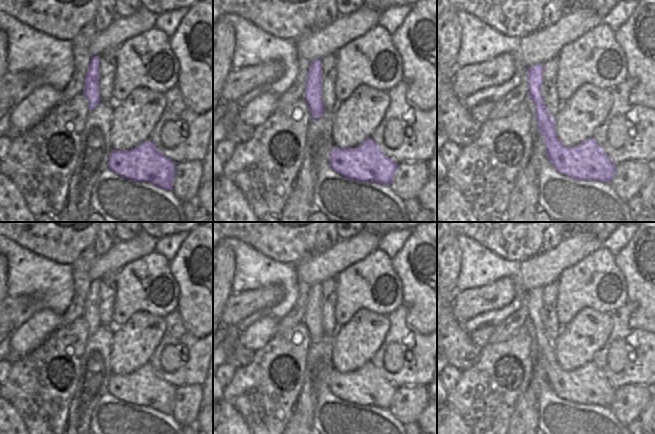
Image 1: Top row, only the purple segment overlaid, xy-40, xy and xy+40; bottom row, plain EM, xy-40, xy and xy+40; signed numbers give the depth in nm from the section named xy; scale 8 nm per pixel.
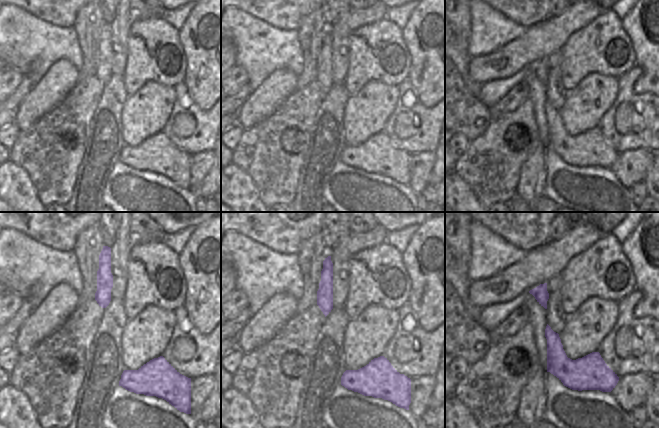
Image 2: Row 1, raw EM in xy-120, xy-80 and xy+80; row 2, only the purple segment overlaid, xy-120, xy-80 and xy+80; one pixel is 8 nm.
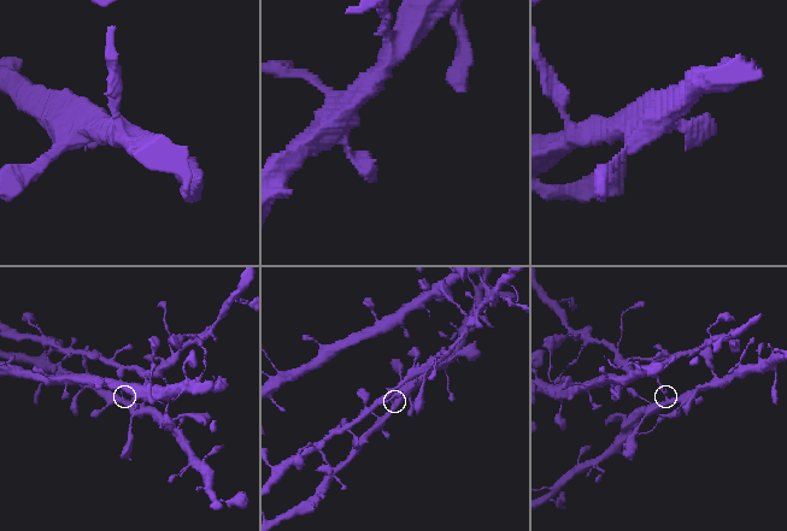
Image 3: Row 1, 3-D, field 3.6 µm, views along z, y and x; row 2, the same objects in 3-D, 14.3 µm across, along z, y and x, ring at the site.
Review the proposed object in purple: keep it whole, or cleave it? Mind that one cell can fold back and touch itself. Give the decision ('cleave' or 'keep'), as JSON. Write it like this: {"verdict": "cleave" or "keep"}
{"verdict": "cleave"}

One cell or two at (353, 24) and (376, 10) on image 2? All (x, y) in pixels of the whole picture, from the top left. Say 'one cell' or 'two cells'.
one cell

